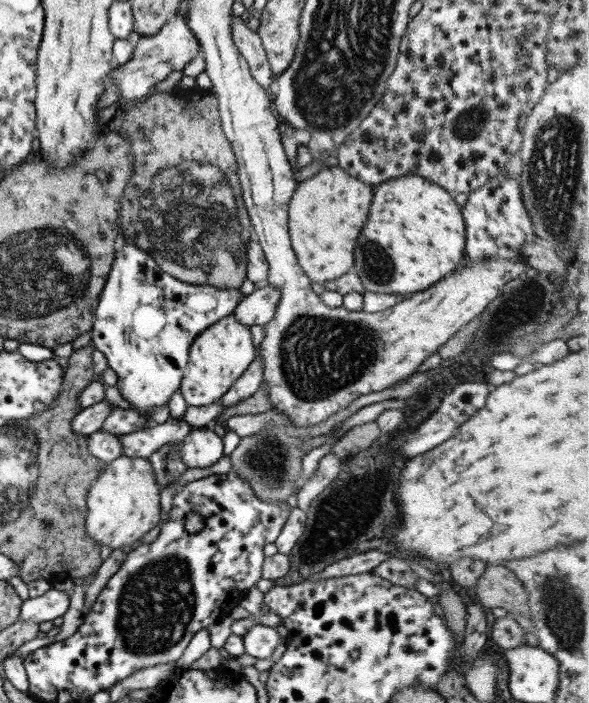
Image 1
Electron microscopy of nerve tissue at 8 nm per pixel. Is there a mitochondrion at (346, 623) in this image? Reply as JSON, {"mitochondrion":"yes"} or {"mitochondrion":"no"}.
{"mitochondrion":"no"}

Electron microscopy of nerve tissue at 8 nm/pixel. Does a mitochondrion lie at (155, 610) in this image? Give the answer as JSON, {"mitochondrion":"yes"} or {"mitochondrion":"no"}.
{"mitochondrion":"yes"}

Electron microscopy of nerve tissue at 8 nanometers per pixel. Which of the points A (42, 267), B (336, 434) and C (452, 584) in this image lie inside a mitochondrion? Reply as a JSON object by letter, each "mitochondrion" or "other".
{"A":"mitochondrion","B":"other","C":"other"}

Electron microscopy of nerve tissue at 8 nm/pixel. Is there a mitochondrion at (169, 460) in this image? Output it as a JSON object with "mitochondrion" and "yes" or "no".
{"mitochondrion":"yes"}

